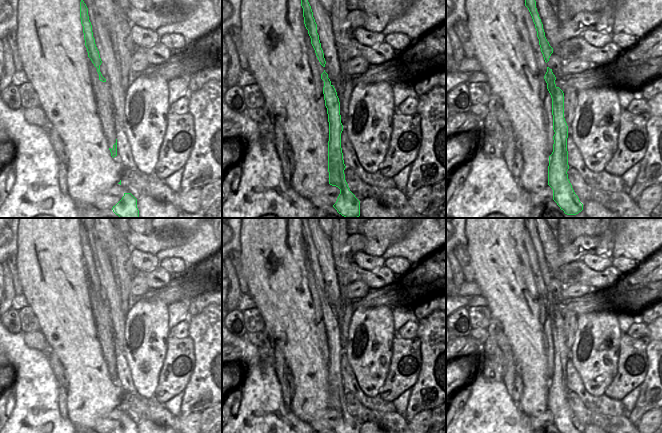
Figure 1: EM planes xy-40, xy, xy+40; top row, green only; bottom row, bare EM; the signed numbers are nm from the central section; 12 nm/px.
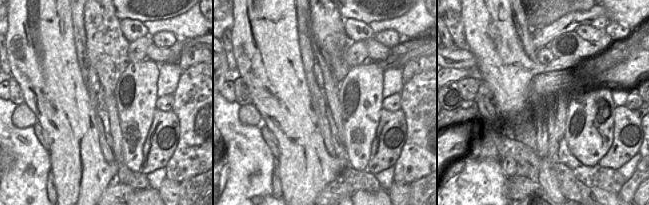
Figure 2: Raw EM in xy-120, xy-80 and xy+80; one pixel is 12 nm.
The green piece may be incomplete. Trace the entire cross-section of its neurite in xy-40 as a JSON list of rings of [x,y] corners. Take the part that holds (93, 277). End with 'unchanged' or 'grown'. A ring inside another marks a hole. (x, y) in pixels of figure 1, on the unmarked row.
[[[82,222],[80,226],[80,242],[81,248],[83,250],[84,264],[88,276],[88,281],[91,283],[92,287],[97,292],[99,304],[102,306],[106,306],[106,303],[102,300],[100,296],[100,289],[102,285],[100,282],[99,275],[95,268],[95,263],[93,261],[92,249],[88,240],[88,232]]] | unchanged

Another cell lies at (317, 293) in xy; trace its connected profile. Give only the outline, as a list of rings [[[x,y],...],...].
[[[305,253],[305,269],[307,271],[308,287],[311,292],[313,305],[315,307],[316,327],[317,327],[317,333],[319,335],[319,348],[323,356],[324,363],[326,365],[329,365],[328,338],[327,338],[327,332],[325,330],[323,311],[321,310],[321,304],[322,304],[321,298],[324,296],[324,291],[320,288],[316,280],[307,253]]]

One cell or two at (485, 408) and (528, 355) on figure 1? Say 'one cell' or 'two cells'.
two cells

